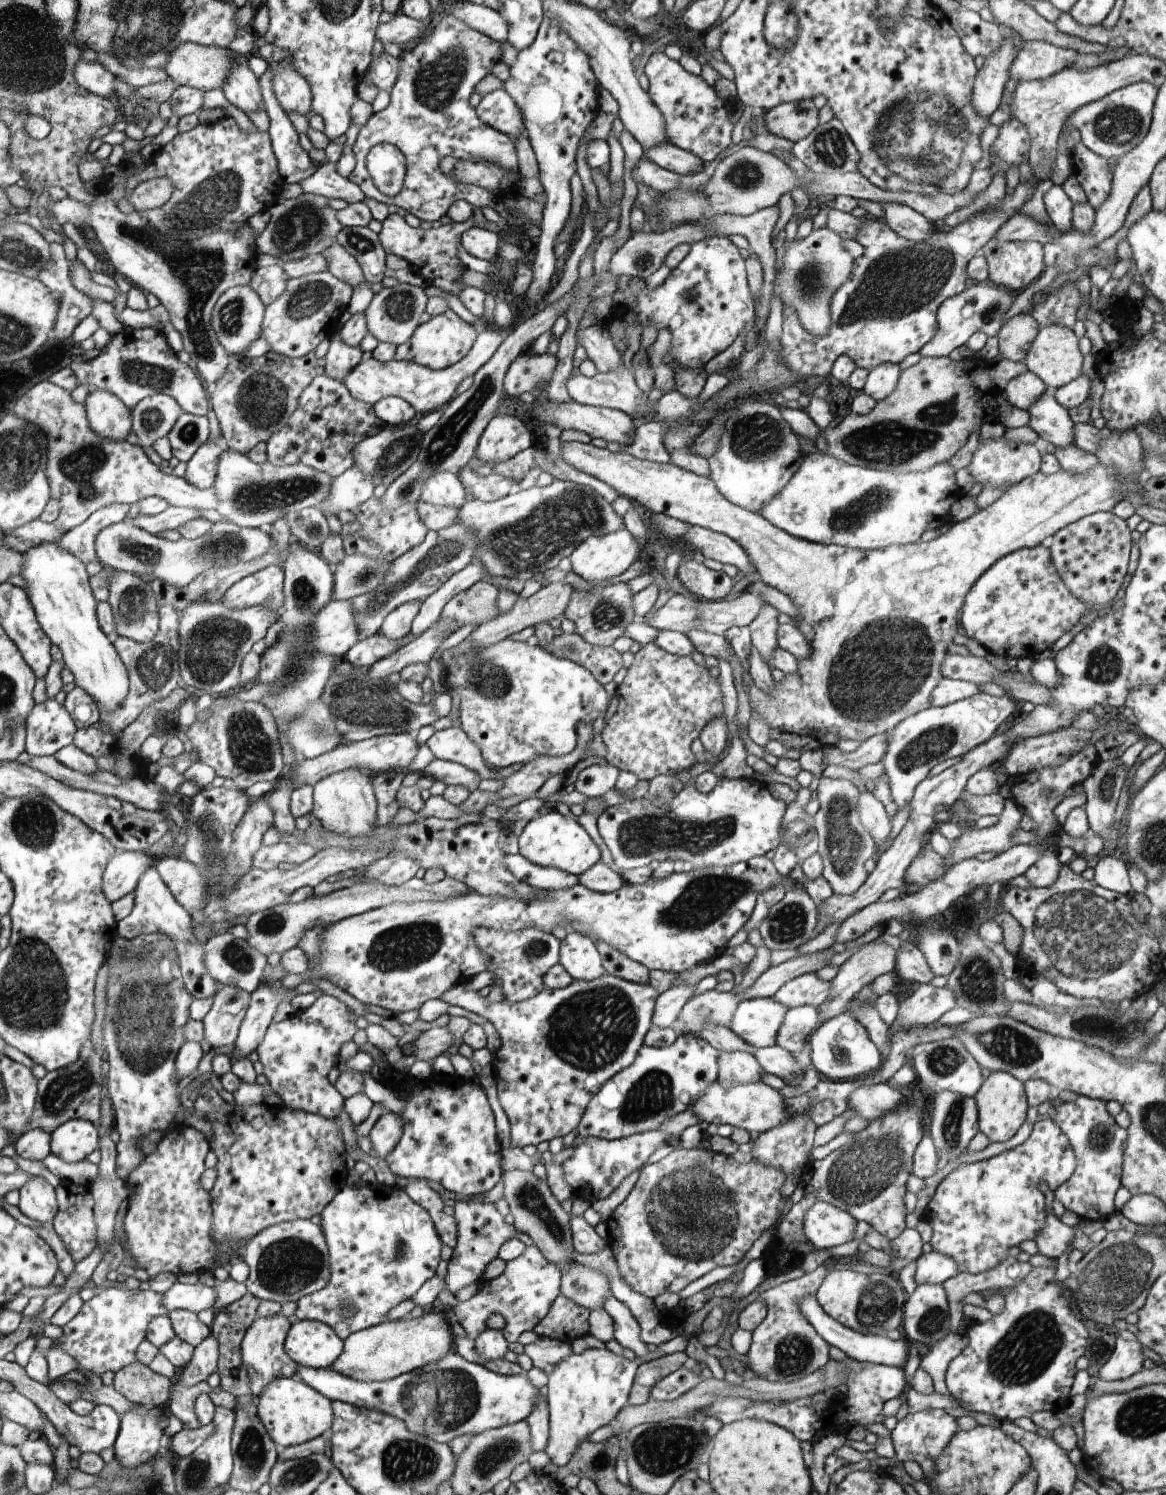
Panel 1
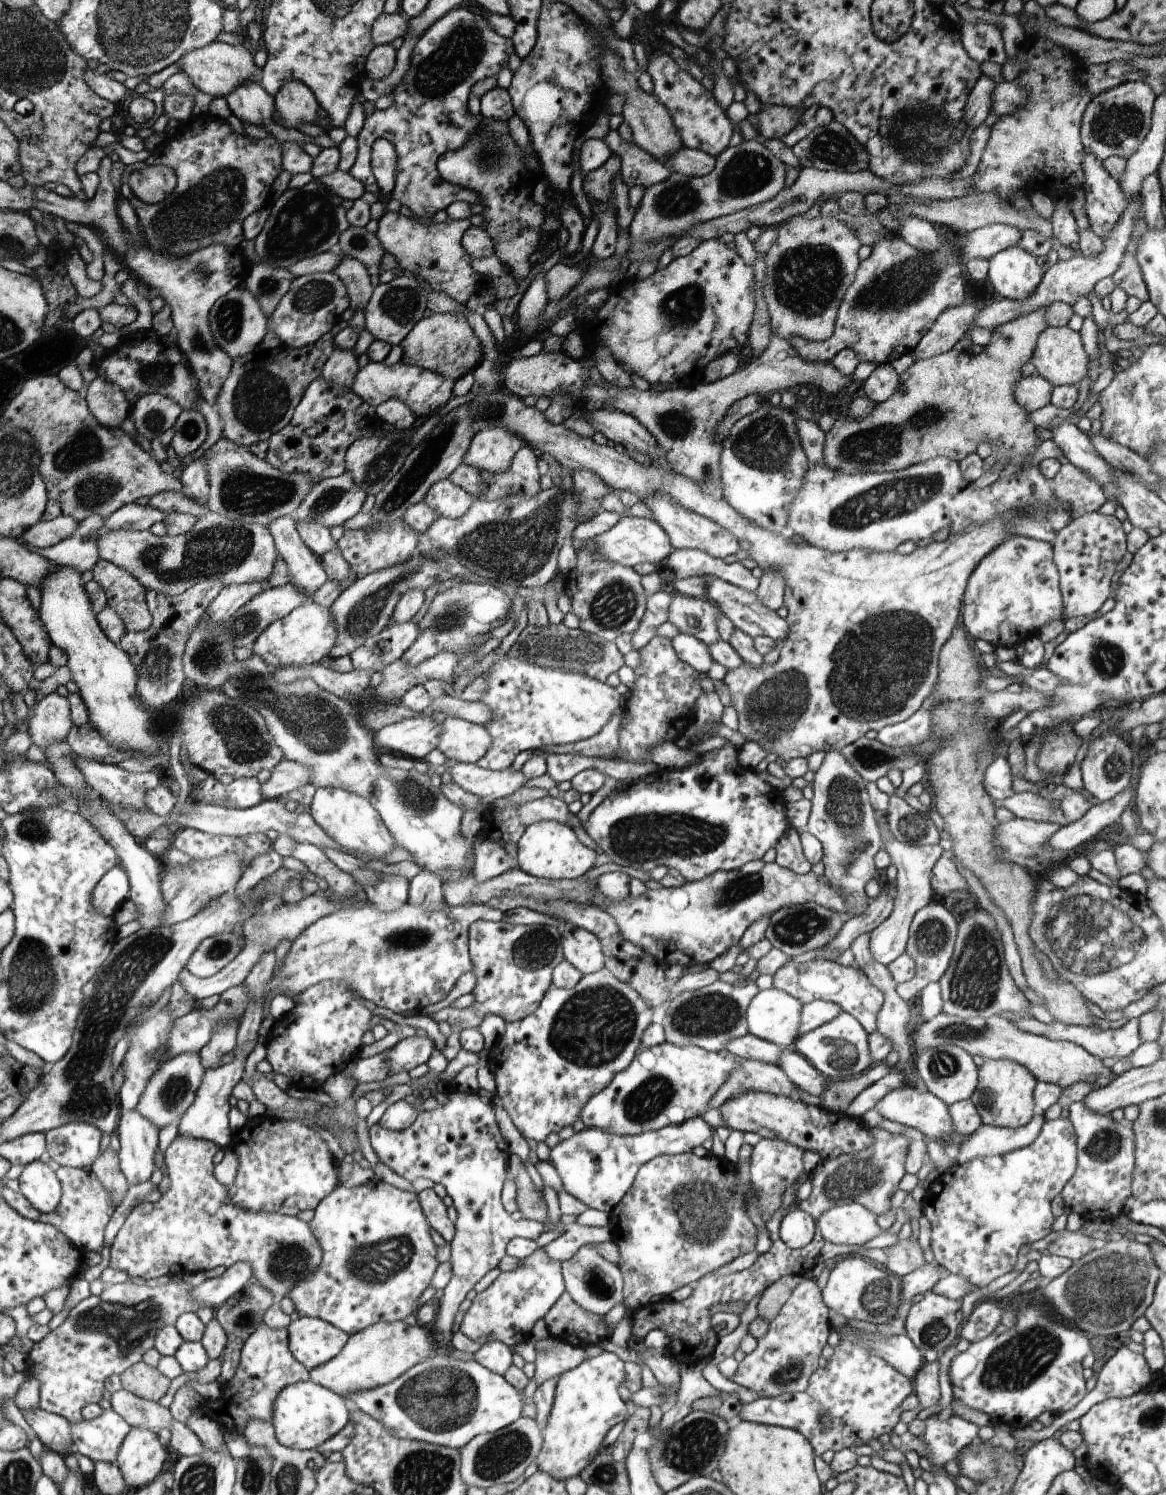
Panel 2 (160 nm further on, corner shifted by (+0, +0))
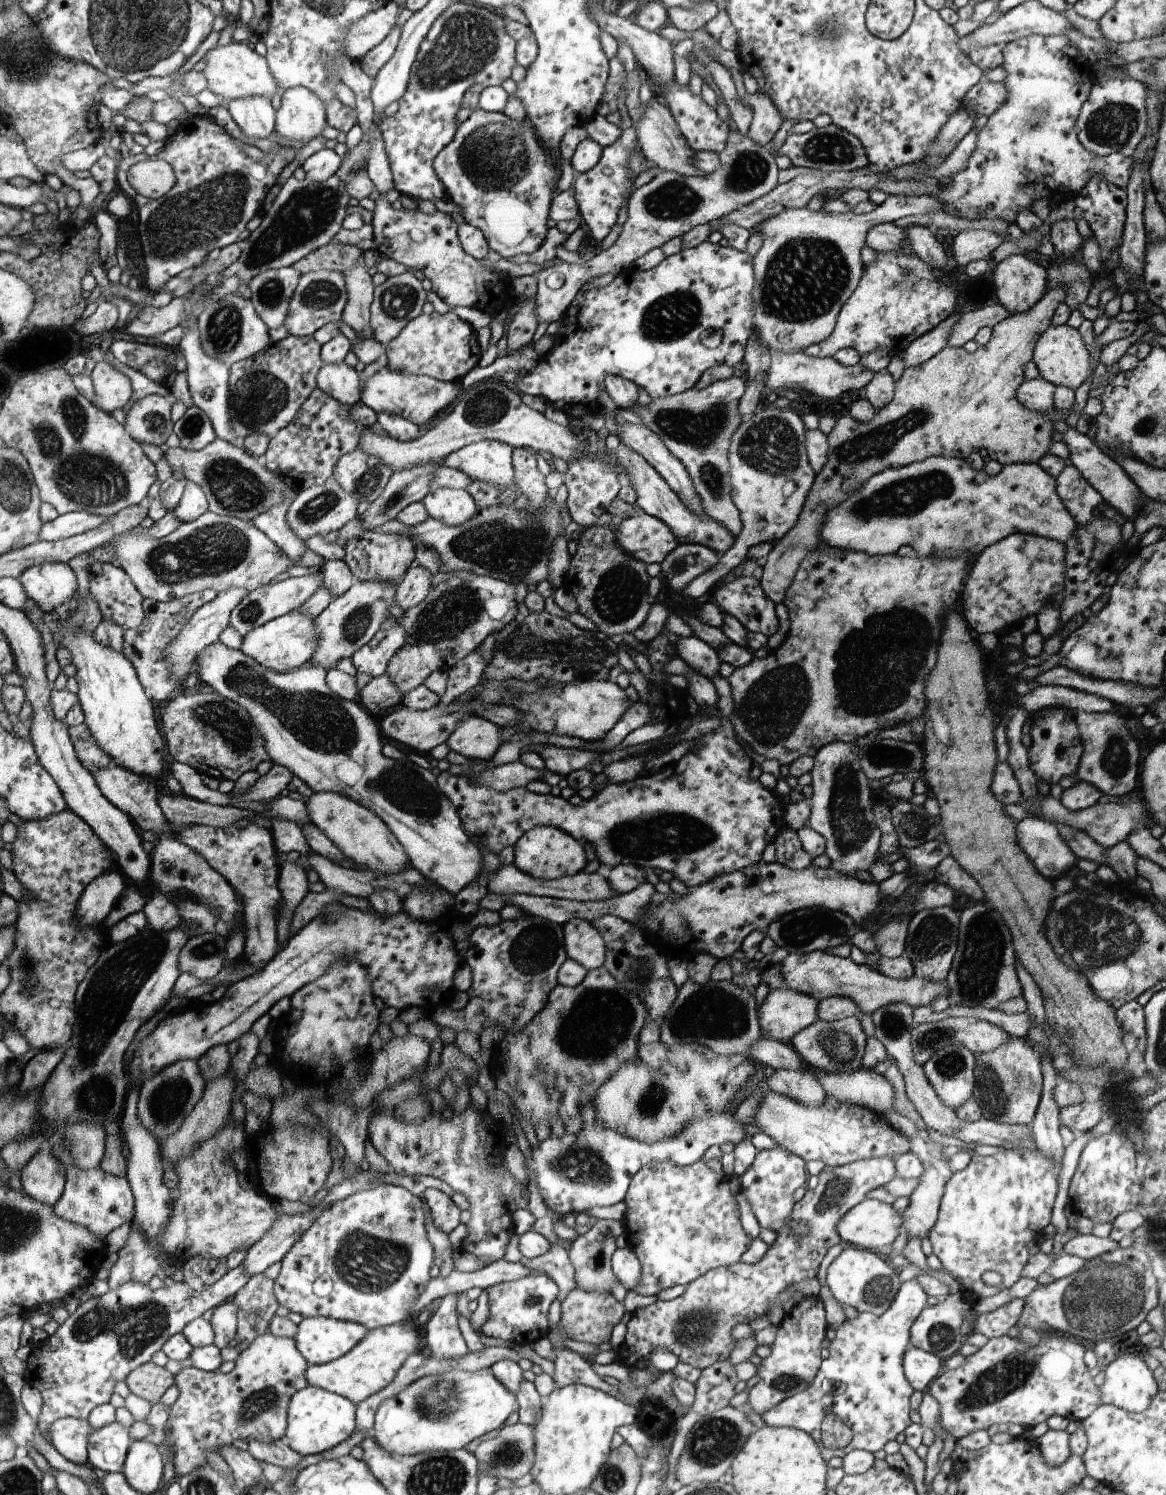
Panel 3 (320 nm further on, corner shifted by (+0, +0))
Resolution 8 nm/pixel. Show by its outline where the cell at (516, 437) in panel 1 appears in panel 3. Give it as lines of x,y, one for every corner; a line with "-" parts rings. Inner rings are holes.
484,439
460,447
444,458
446,467
465,472
473,481
484,480
500,489
514,486
513,446

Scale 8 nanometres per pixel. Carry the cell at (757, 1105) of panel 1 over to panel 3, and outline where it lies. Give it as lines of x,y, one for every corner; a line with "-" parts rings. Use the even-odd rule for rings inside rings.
770,1091
764,1101
758,1107
755,1115
755,1125
762,1132
771,1136
780,1147
784,1147
791,1153
808,1160
822,1160
825,1166
839,1167
860,1159
896,1157
899,1153
904,1154
909,1150
909,1138
894,1129
888,1123
883,1114
858,1106
842,1104
837,1110
834,1107
807,1107
791,1098

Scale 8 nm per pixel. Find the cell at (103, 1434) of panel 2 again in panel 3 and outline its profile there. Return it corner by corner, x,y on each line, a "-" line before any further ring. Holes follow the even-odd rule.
116,1421
93,1429
88,1437
88,1465
107,1473
120,1473
131,1443
129,1428
124,1428

